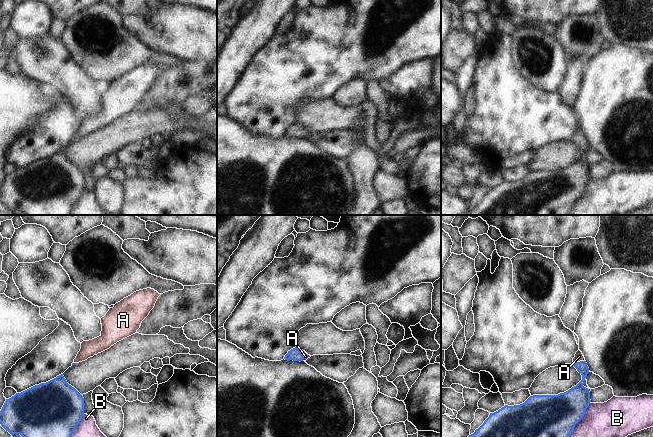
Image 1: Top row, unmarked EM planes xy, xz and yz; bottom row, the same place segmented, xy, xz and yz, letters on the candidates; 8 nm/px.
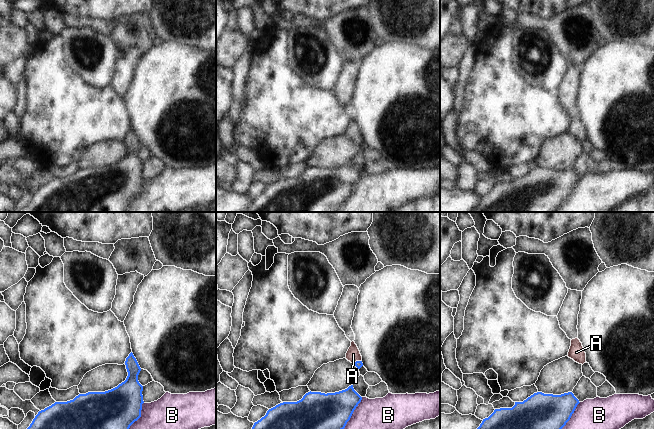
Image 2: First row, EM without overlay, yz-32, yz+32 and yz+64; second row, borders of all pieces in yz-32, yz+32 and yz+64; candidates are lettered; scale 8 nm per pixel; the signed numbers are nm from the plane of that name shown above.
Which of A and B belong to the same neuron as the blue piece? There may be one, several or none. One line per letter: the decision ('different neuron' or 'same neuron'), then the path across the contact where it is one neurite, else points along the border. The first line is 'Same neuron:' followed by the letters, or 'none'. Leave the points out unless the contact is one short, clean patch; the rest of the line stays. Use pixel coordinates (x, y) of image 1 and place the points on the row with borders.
Same neuron: A
A: same neuron | across yz (579, 393), (583, 369), (578, 362), (579, 356)
B: different neuron

